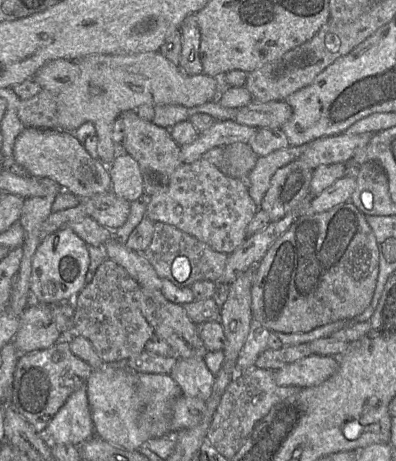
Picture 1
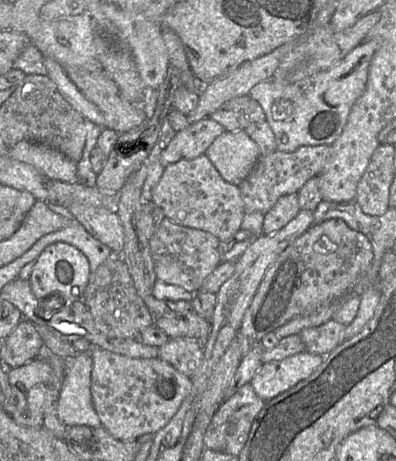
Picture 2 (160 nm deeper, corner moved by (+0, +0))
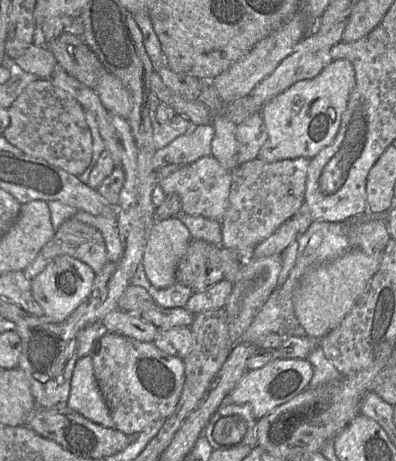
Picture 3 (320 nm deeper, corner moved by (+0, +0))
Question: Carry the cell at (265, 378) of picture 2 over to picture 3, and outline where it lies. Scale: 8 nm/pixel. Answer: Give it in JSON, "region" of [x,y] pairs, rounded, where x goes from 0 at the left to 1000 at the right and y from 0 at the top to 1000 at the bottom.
{"region":[[[694,779],[659,798],[626,803],[576,857],[573,872],[631,881],[652,911],[778,842],[788,818],[790,796],[775,779]]]}

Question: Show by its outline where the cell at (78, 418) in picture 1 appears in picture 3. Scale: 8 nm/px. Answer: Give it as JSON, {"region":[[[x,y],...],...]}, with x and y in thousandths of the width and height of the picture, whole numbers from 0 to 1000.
{"region":[[[230,772],[199,777],[189,790],[169,881],[242,920],[290,931],[278,889],[237,816]]]}

